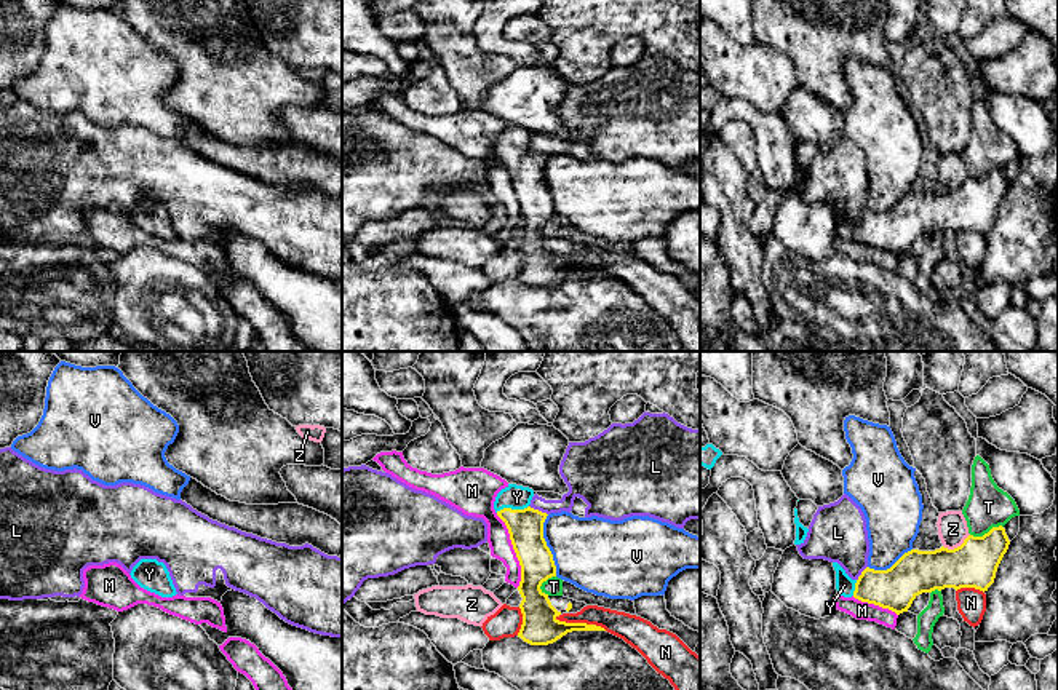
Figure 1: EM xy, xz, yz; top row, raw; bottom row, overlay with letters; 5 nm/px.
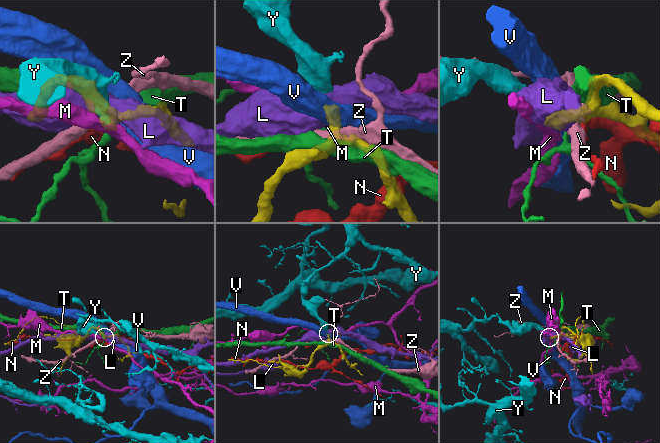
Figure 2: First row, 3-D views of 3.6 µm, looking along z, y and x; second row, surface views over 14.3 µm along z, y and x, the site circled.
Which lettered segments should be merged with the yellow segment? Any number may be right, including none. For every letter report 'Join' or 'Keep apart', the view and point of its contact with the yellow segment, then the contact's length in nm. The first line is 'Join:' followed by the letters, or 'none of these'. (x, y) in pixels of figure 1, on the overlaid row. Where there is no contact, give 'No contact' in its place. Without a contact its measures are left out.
Join: Y
L: Keep apart. Touches yellow at xz (537, 510). Shared border 110 nm
M: Keep apart. Touches yellow at xz (513, 548). Shared border 400 nm
N: Keep apart. Touches yellow at xz (580, 623). Shared border 280 nm
T: Keep apart. Touches yellow at yz (988, 532). Shared border 180 nm
V: Keep apart. Touches yellow at xz (545, 545). Shared border 320 nm
Y: Join. Touches yellow at xz (510, 508). Shared border 170 nm
Z: Keep apart. Touches yellow at yz (958, 547). Shared border 150 nm

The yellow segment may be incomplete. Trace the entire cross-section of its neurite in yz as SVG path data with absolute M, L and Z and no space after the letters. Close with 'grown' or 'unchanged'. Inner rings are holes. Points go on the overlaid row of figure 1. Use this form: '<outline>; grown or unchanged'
M999 525L983 537L969 535L954 549L945 546L935 551L911 549L890 569L866 567L857 580L852 580L837 562L833 562L836 589L844 597L853 596L861 602L900 615L908 612L913 601L922 593L945 588L988 591L1008 545L1005 529Z; grown

